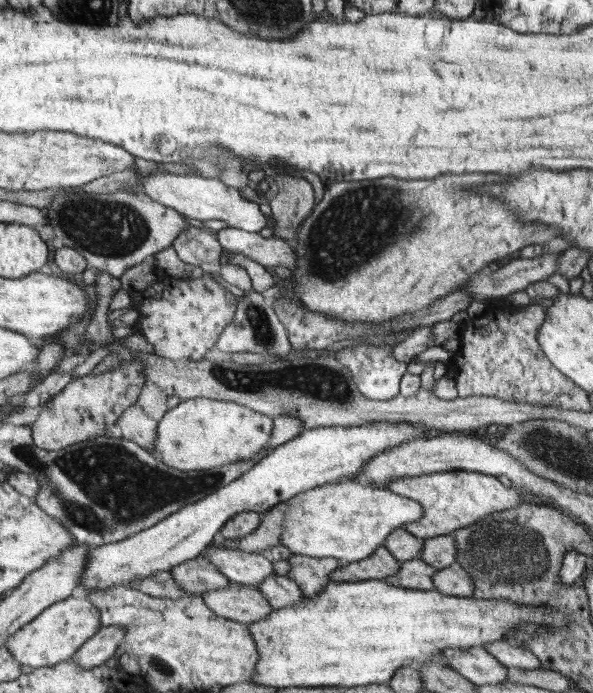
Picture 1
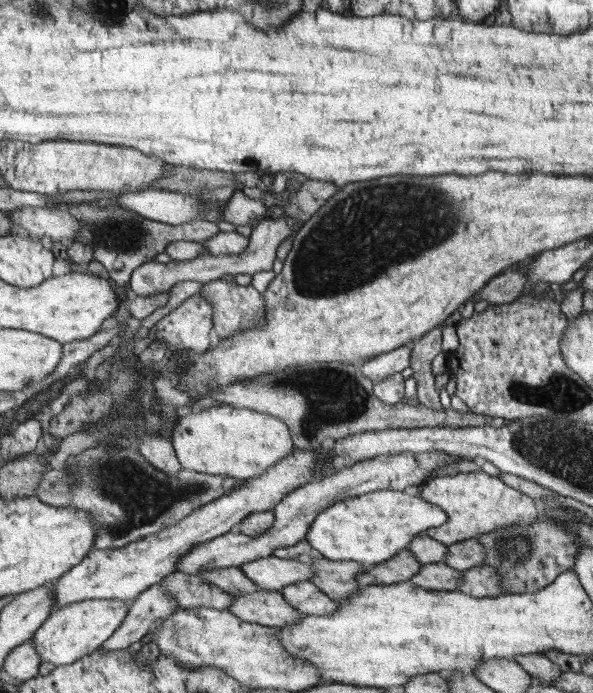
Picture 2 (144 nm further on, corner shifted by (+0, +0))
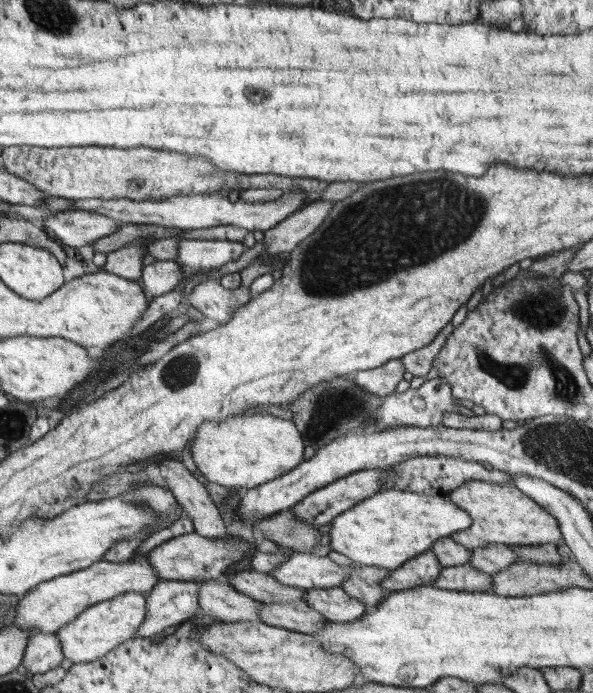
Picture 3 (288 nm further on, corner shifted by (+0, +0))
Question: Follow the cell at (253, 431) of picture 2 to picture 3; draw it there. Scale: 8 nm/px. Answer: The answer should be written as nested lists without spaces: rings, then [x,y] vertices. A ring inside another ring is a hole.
[[[239,414],[225,420],[205,420],[197,428],[197,436],[189,448],[197,472],[201,472],[207,482],[227,490],[245,492],[299,468],[303,462],[305,442],[291,420],[267,414]]]

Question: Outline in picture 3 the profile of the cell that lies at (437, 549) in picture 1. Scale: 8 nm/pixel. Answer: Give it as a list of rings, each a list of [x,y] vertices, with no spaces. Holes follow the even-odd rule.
[[[489,544],[483,548],[473,548],[471,550],[471,562],[469,566],[485,572],[485,574],[497,574],[509,566],[513,566],[519,556],[505,544]]]

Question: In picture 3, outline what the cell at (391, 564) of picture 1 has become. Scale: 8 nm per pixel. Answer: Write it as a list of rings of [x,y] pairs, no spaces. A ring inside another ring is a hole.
[[[429,550],[421,556],[401,564],[397,570],[389,570],[389,576],[381,580],[381,588],[385,592],[405,592],[417,586],[433,586],[437,576],[441,574],[443,566],[439,564],[437,556]]]

